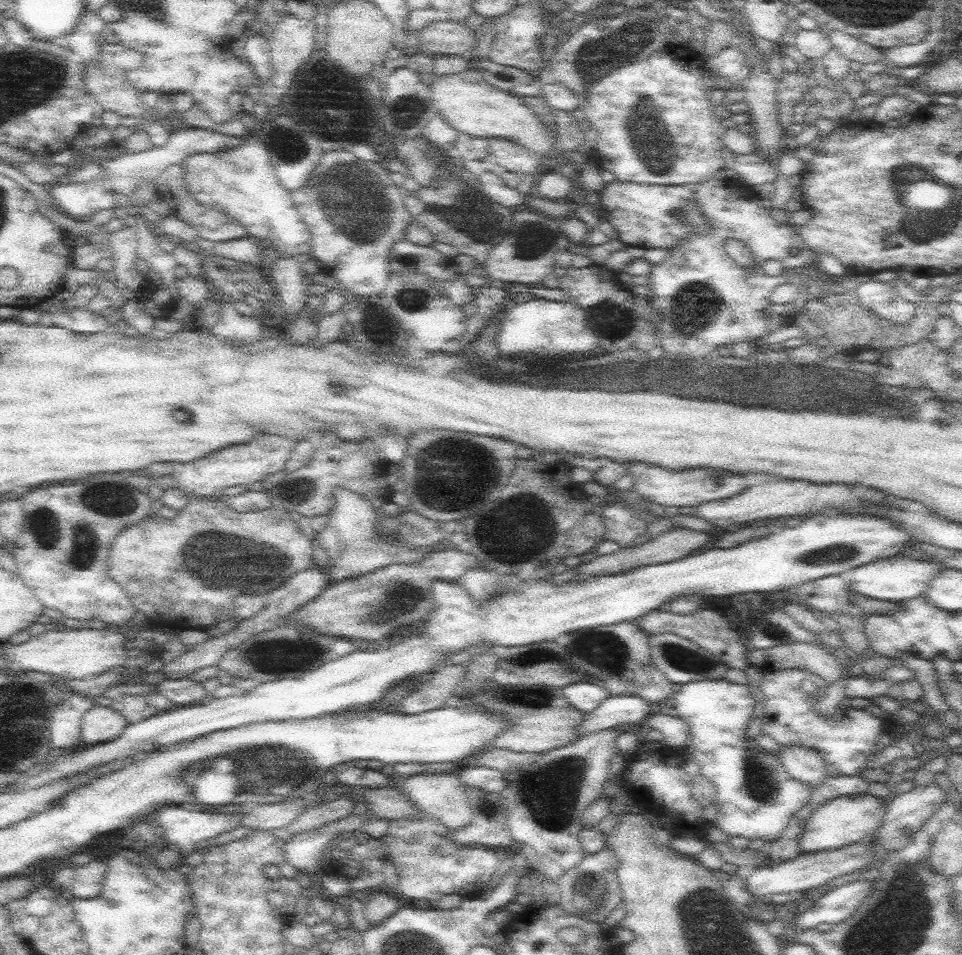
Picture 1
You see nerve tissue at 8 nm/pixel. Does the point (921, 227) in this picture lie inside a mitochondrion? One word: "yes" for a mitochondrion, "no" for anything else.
yes

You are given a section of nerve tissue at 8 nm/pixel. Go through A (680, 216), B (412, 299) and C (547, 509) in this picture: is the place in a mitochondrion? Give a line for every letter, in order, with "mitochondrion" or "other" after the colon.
A: mitochondrion
B: mitochondrion
C: other

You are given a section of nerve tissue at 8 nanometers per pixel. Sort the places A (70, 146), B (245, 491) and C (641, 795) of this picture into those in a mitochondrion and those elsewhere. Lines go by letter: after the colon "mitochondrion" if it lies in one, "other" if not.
A: other
B: other
C: other

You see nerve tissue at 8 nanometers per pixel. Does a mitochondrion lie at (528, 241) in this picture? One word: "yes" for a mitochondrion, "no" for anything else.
yes

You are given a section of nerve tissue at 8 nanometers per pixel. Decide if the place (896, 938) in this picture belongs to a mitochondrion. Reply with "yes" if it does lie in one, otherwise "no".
yes

